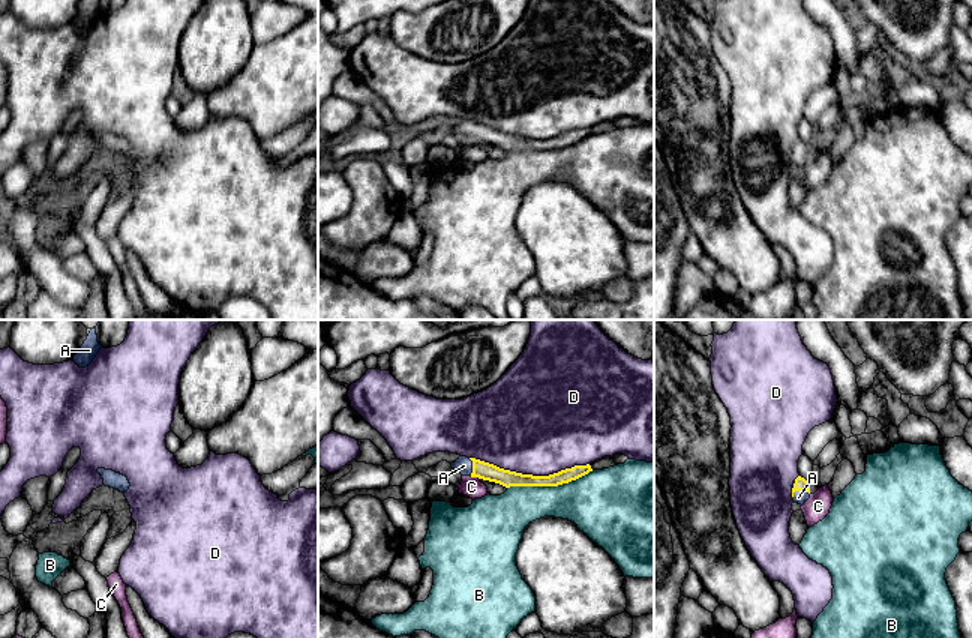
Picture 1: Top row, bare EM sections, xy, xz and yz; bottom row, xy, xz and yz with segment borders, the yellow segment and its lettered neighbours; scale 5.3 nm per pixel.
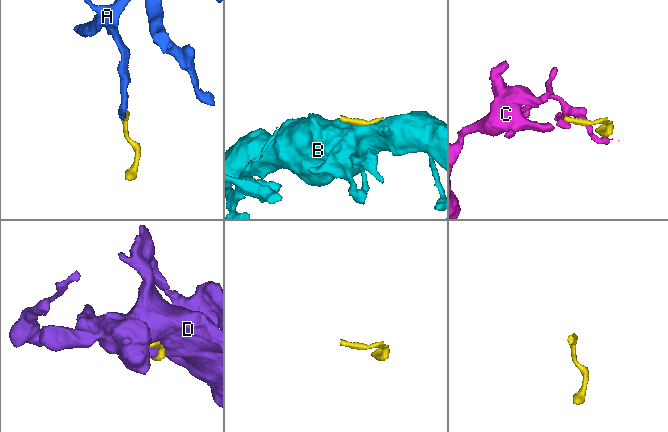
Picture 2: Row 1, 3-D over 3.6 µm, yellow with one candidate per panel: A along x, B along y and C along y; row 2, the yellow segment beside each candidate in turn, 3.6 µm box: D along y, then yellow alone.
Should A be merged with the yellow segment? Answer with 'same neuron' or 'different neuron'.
same neuron

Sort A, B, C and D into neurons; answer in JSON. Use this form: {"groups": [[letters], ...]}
{"groups": [["A"], ["B"], ["C"], ["D"]]}

